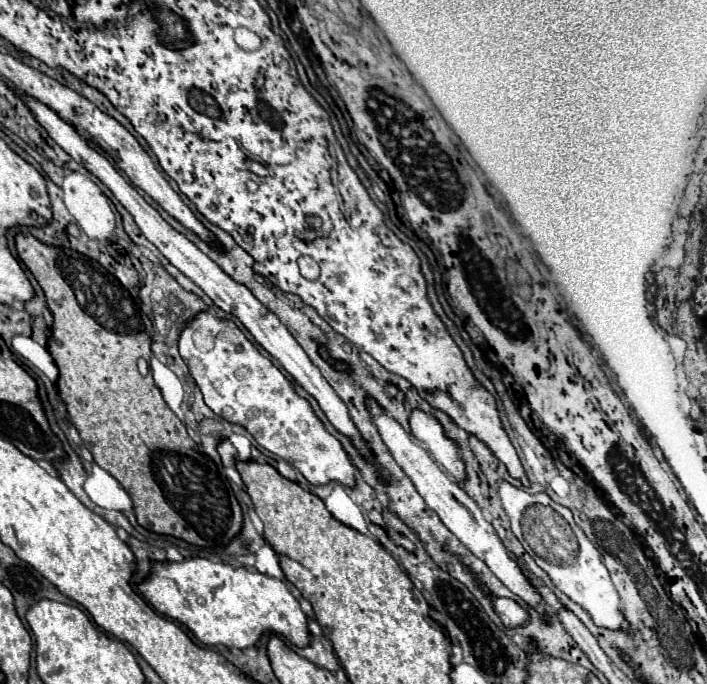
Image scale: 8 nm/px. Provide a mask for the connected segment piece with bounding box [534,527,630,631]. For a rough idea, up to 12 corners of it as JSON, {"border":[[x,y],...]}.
{"border":[[578,527],[572,565],[534,555],[596,625],[630,629],[598,549]]}

